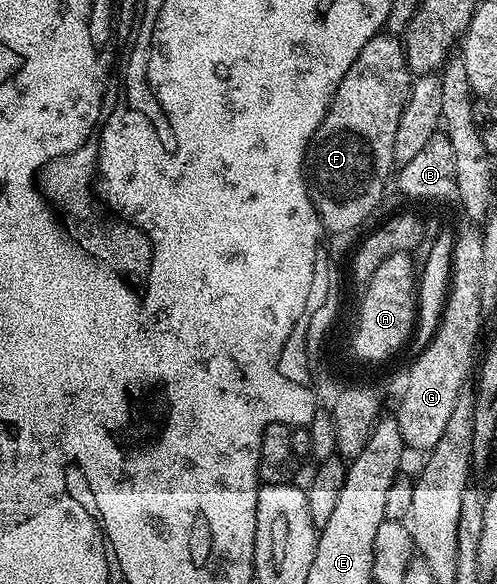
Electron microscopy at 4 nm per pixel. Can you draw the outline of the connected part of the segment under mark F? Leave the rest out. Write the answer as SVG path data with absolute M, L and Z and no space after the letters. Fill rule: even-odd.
M392 34L370 38L370 42L362 46L362 54L354 58L354 66L346 70L328 113L322 118L318 130L310 138L308 149L304 151L304 166L307 179L311 181L312 202L320 215L321 225L327 231L329 228L332 232L352 232L359 224L366 223L368 215L379 206L384 196L384 183L394 176L394 134L398 134L398 122L402 118L413 79L404 57L403 43Z

